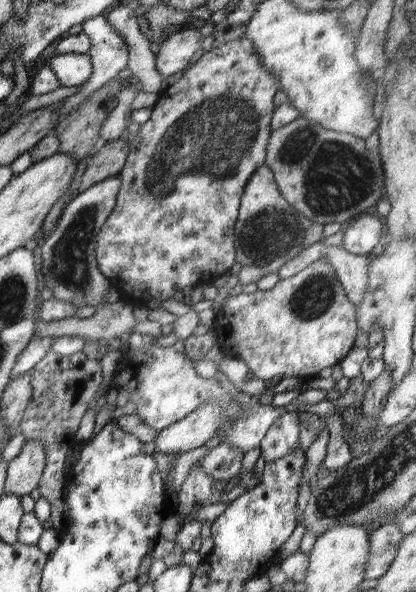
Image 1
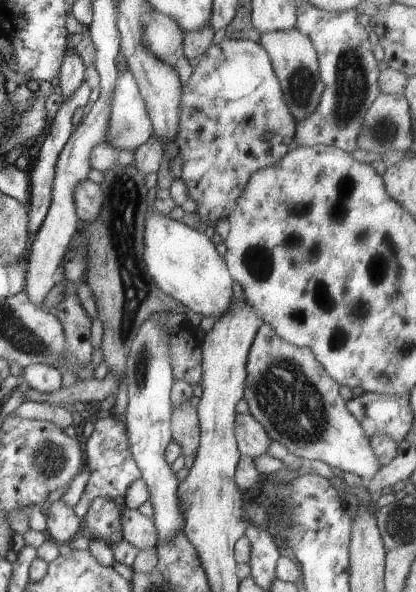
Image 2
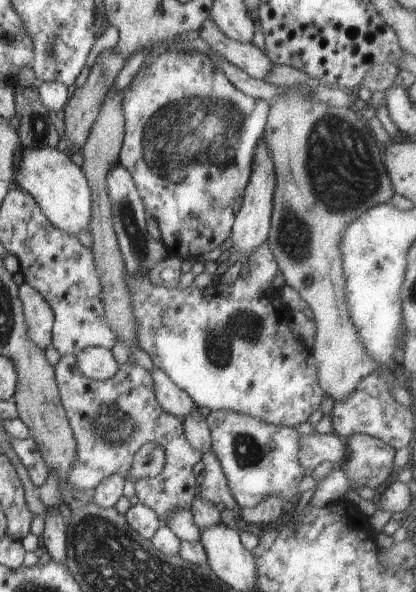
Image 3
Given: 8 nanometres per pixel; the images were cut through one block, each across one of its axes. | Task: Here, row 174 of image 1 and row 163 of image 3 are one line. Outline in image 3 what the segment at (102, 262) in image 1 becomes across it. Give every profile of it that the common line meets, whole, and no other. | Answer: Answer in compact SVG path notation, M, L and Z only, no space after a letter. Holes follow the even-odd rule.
M168 50L159 57L143 63L140 71L134 76L129 85L123 89L121 107L125 116L125 133L119 154L118 164L122 165L132 176L138 189L148 216L153 216L161 232L161 241L166 247L168 256L176 255L185 259L198 259L205 252L218 248L226 238L231 236L231 228L235 221L235 214L240 210L243 192L252 174L252 159L256 145L264 138L267 118L270 112L268 104L248 95L242 94L219 69L219 66L208 54L195 51L178 52Z

